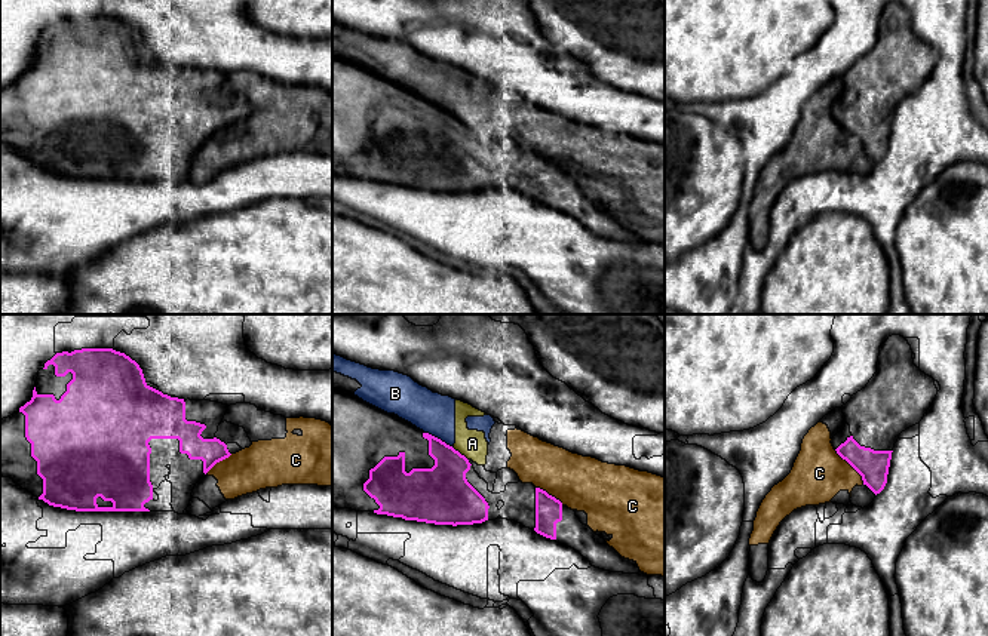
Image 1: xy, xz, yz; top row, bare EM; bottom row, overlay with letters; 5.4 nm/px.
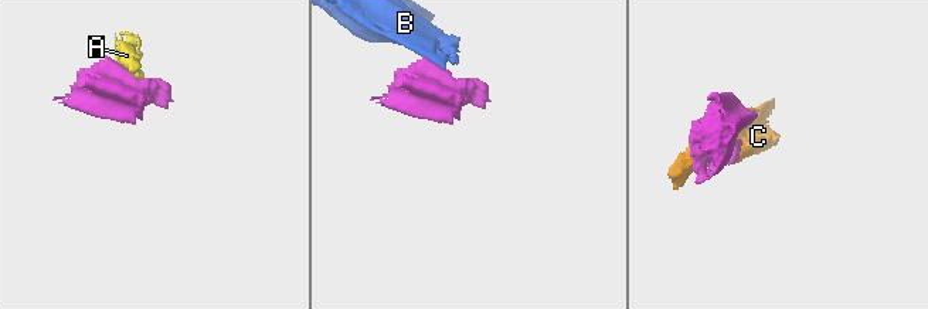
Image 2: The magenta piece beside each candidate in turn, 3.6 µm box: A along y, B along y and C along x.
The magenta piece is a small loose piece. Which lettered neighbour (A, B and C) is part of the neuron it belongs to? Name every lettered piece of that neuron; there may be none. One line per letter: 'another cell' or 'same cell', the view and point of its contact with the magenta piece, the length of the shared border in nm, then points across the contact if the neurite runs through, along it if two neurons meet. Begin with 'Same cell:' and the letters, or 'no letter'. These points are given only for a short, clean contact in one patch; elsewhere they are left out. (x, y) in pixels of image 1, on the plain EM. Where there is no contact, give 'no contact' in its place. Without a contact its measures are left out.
Same cell: no letter
A: another cell | xz (459, 120) | 120 nm
B: another cell | xz (436, 106) | 170 nm
C: another cell | yz (852, 134) | 260 nm | along yz (834, 117), (861, 144), (864, 151)

